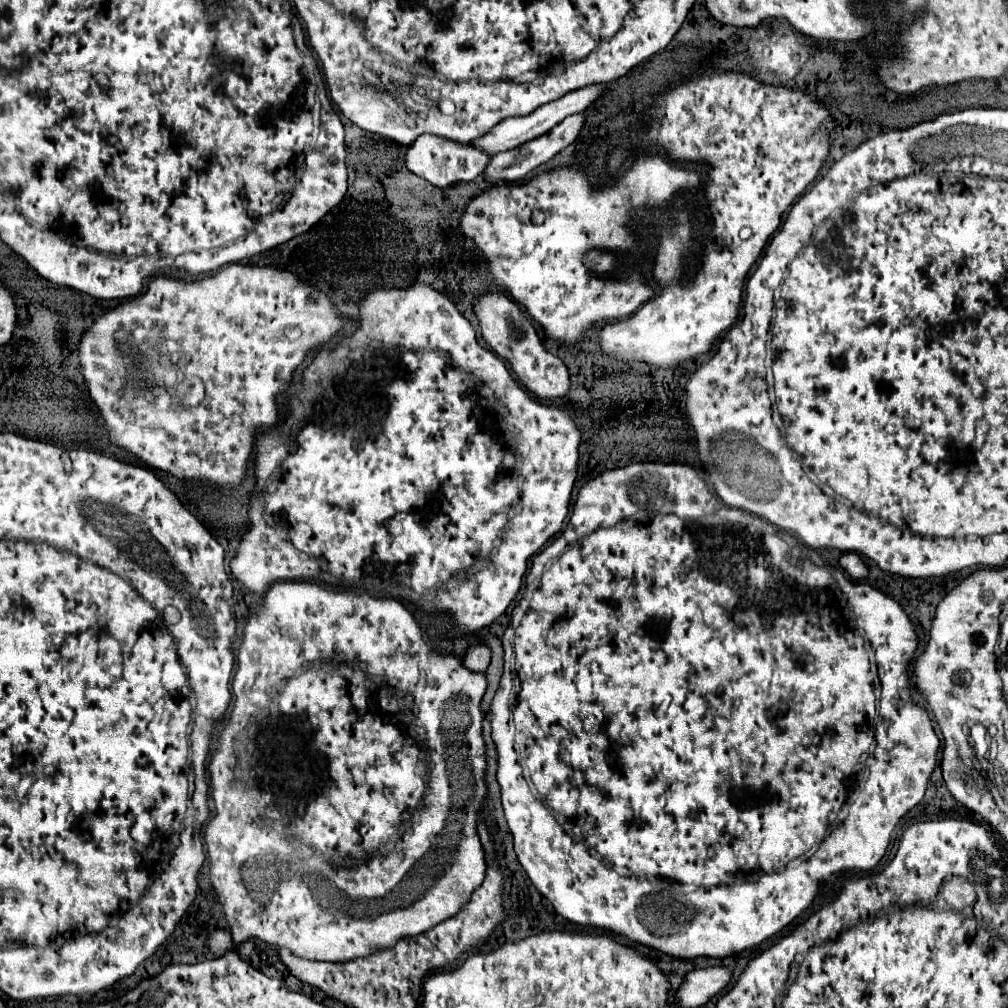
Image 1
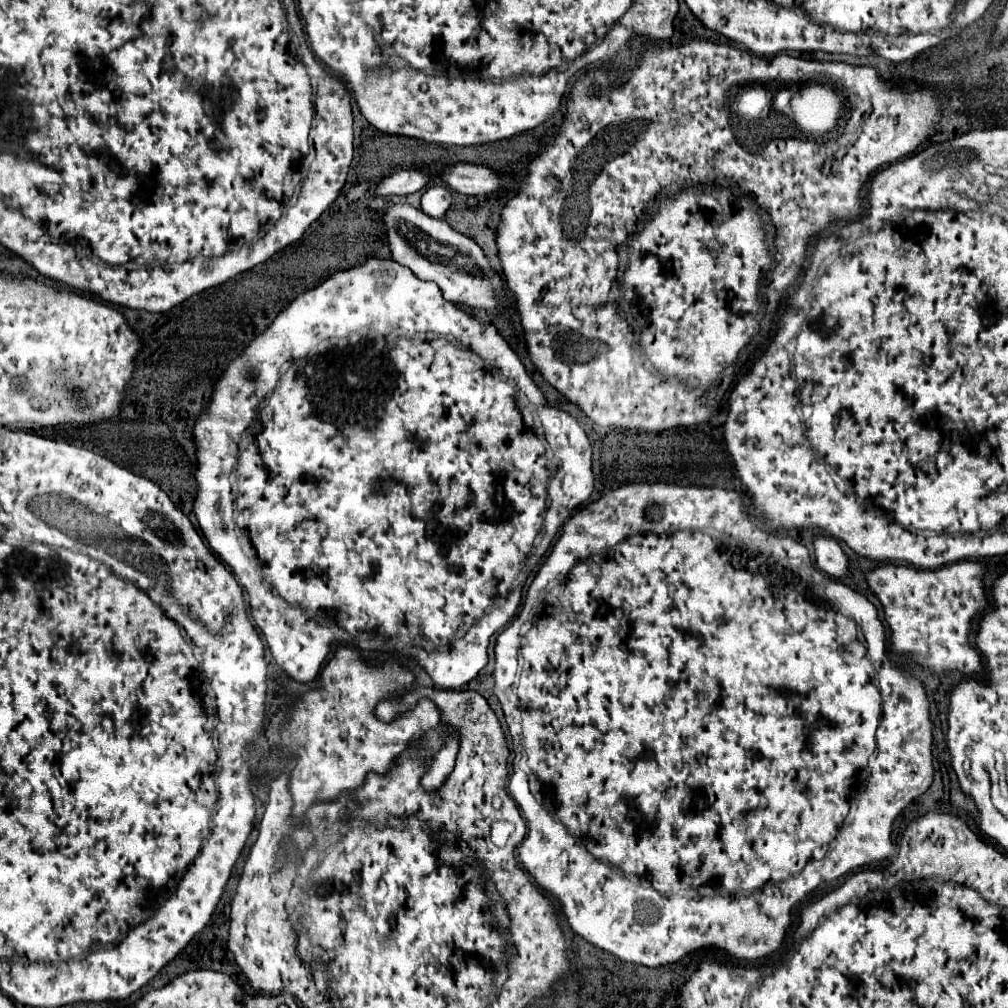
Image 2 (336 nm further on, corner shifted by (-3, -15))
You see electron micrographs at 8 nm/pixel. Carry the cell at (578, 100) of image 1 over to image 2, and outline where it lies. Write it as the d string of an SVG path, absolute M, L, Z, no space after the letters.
M394 171L392 175L384 177L378 187L376 195L388 197L388 195L410 195L420 191L424 185L428 185L430 177L422 171Z

